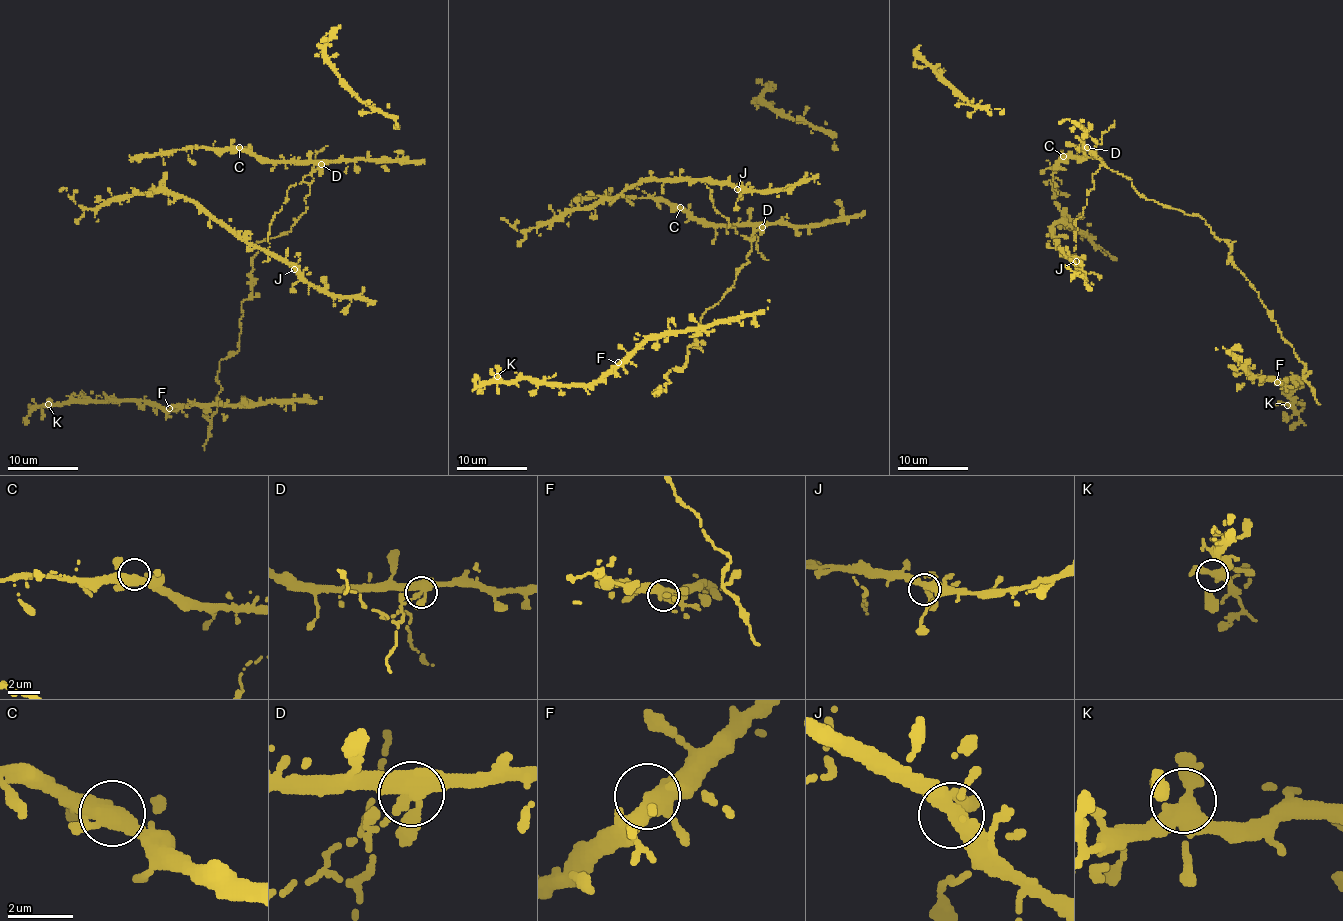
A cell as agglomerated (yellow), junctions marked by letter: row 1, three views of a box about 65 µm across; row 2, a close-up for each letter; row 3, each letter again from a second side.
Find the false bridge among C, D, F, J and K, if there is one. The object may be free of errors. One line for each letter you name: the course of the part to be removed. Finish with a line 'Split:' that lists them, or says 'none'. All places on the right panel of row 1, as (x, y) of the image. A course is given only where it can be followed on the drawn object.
Split: none

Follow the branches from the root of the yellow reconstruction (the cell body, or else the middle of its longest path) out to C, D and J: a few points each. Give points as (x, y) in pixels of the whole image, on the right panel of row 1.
C: (1176, 209), (1146, 200), (1132, 184), (1132, 179), (1107, 168), (1086, 147), (1085, 160), (1063, 156)
D: (1176, 209), (1146, 200), (1132, 184), (1132, 179), (1107, 168), (1087, 148)
J: (1176, 209), (1146, 200), (1132, 179), (1100, 166), (1076, 220), (1074, 254), (1067, 253), (1076, 261)

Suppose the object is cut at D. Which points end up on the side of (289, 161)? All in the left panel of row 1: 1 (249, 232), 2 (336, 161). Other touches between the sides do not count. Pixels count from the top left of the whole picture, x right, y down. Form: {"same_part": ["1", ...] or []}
{"same_part": ["1", "2"]}

